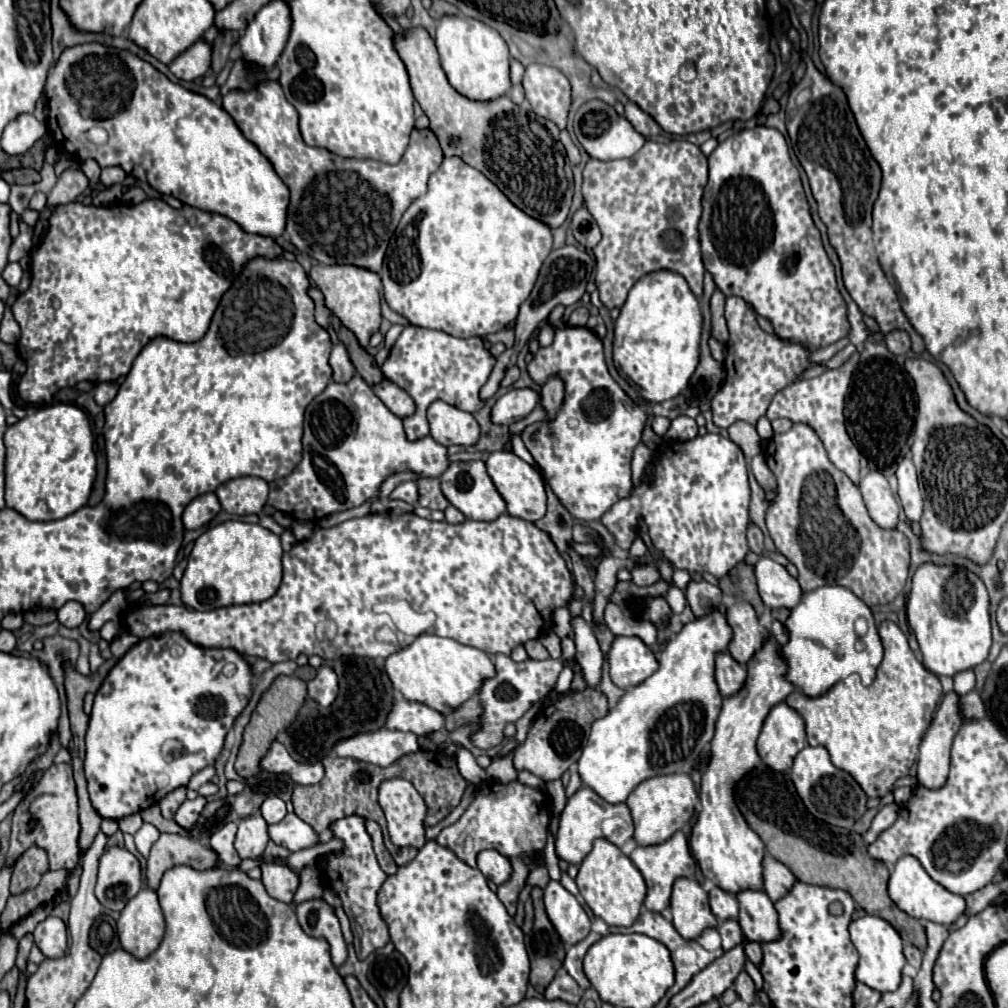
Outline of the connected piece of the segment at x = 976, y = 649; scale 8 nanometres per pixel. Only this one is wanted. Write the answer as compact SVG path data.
M922 565L912 577L912 591L908 595L906 611L908 623L918 639L922 665L936 677L954 677L960 671L980 665L990 651L990 613L988 591L984 583L962 567Z

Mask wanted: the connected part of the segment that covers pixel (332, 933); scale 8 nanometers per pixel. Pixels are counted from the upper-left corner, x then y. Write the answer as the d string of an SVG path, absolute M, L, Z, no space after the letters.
M306 901L296 905L296 917L300 927L304 929L306 935L316 935L316 937L324 937L330 943L330 955L332 955L332 963L336 967L340 967L346 957L346 943L340 931L340 923L338 917L334 915L334 909L326 903L326 901Z

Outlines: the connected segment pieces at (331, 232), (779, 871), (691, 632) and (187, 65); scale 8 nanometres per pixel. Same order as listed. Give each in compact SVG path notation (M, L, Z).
M260 81L250 91L232 89L222 97L222 107L230 113L230 117L240 127L244 137L252 141L260 149L260 153L264 153L270 159L278 177L290 189L286 235L296 245L296 249L314 257L324 265L346 263L346 265L358 265L370 271L380 271L388 241L402 213L410 207L414 199L426 193L428 177L442 163L442 149L438 145L436 135L430 129L422 129L422 131L414 129L404 157L396 165L388 165L374 159L344 159L330 153L328 149L306 145L298 131L298 113L284 97L278 81Z
M770 855L764 857L764 891L774 903L786 897L786 893L794 887L794 883L796 877L786 865L778 863Z
M714 611L708 617L686 623L684 629L666 645L666 649L658 657L658 671L650 675L636 687L630 687L618 701L614 709L610 709L604 717L592 723L592 731L588 743L578 759L578 773L584 787L592 789L606 803L624 803L626 797L640 785L644 779L668 773L690 773L698 755L712 741L714 725L722 709L722 695L714 681L714 659L718 651L726 651L726 643L730 643L730 625L726 623L726 615L722 611Z
M196 41L184 53L180 53L168 67L178 79L192 81L196 77L202 77L210 69L210 55L212 47L204 41Z

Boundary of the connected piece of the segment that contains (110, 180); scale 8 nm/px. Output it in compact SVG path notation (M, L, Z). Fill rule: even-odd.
M104 167L100 181L102 181L104 187L108 187L108 185L114 185L114 183L122 183L124 177L126 177L126 173L124 173L122 167Z

